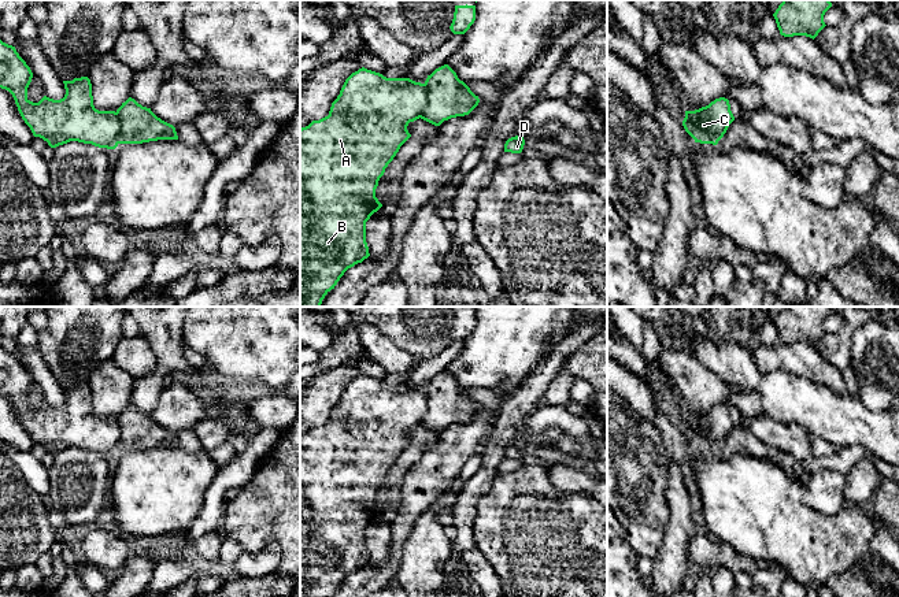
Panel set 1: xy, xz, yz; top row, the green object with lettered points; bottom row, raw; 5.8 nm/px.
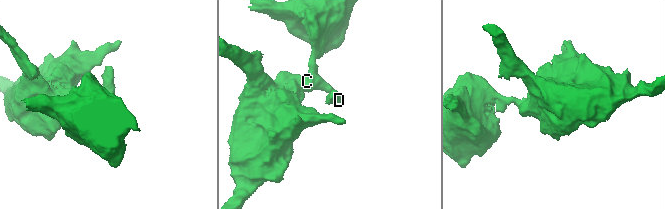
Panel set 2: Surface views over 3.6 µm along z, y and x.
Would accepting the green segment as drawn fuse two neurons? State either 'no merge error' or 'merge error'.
merge error

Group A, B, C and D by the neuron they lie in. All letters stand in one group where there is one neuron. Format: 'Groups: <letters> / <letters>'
Groups: A B / C D

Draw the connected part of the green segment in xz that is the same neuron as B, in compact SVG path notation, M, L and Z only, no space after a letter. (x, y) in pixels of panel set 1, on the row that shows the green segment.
M362 67L345 79L340 94L332 103L329 115L319 120L312 120L308 126L300 129L300 307L321 307L325 296L334 289L344 272L370 256L366 242L366 222L382 207L375 197L378 181L400 147L411 137L407 130L408 123L422 116L426 104L425 84L410 78L386 78L380 73Z

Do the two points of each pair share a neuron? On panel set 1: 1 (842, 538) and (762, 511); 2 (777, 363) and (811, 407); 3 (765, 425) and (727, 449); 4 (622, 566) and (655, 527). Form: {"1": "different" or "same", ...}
{"1": "same", "2": "different", "3": "different", "4": "different"}

